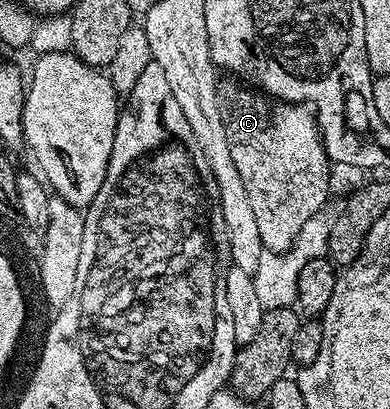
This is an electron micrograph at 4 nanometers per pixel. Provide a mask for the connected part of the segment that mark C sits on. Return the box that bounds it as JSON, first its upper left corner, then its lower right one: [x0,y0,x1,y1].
[215,77,332,251]

